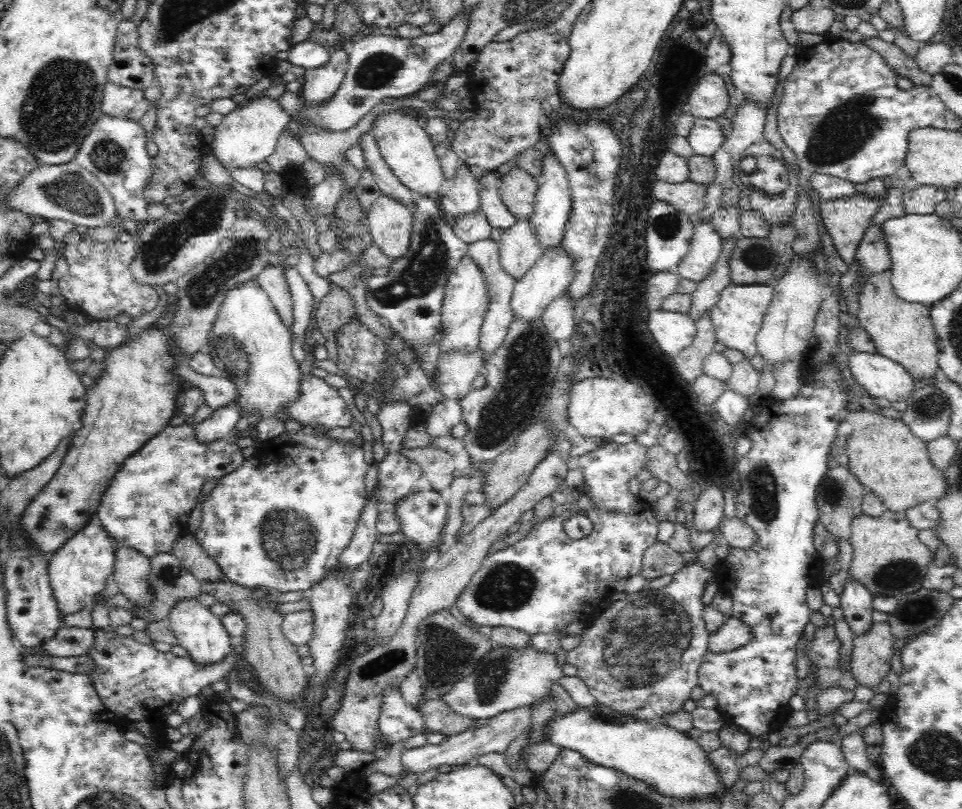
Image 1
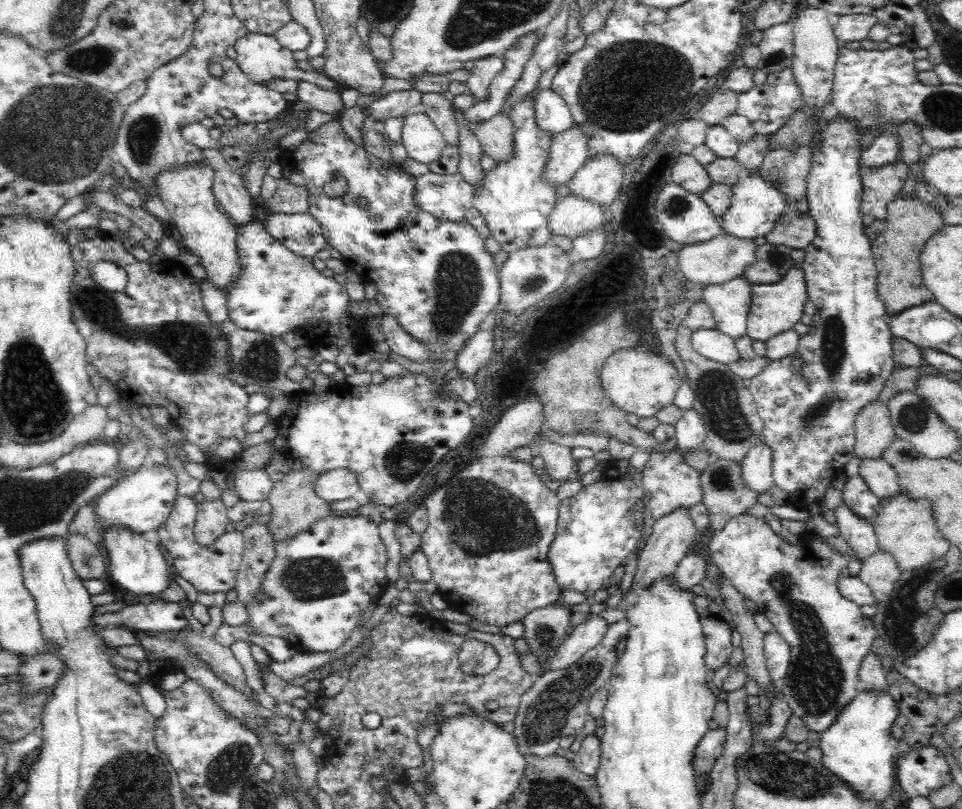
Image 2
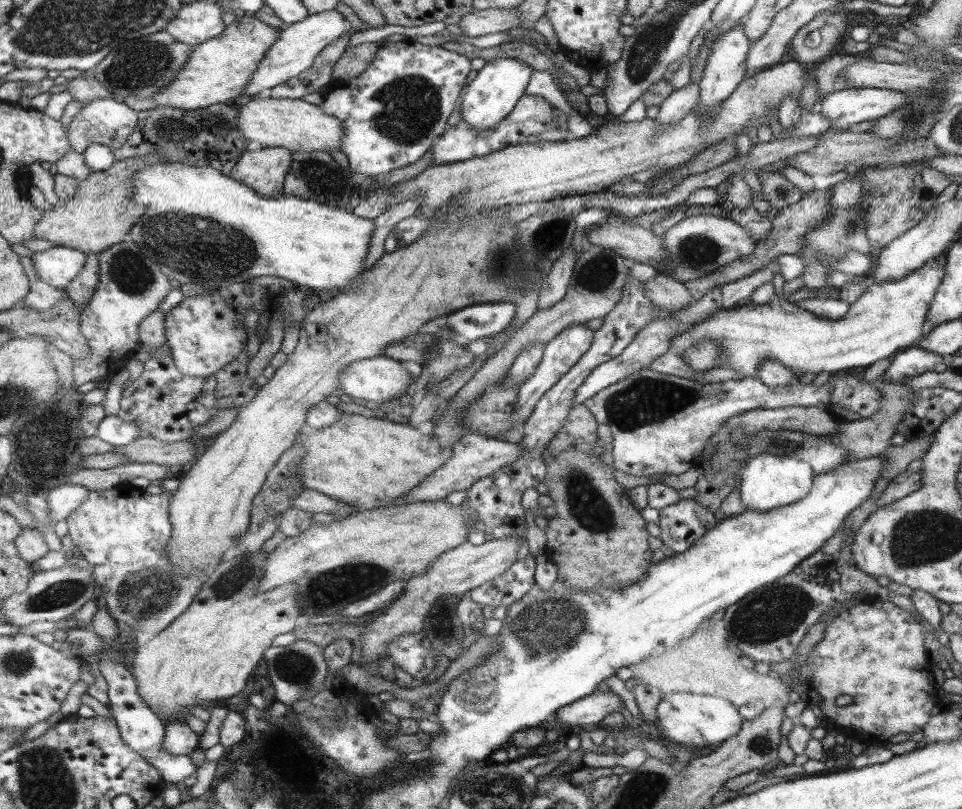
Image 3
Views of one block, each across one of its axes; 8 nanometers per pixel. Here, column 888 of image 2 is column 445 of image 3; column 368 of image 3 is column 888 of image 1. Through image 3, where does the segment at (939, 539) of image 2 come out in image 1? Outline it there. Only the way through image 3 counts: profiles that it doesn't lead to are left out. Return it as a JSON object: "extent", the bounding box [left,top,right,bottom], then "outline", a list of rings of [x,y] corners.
{"extent":[848,510,931,598],"outline":[[[885,510],[878,518],[862,515],[851,524],[848,541],[853,547],[848,578],[860,583],[869,594],[900,598],[923,586],[931,561],[930,550],[918,539],[918,531],[908,520],[905,511]]]}

